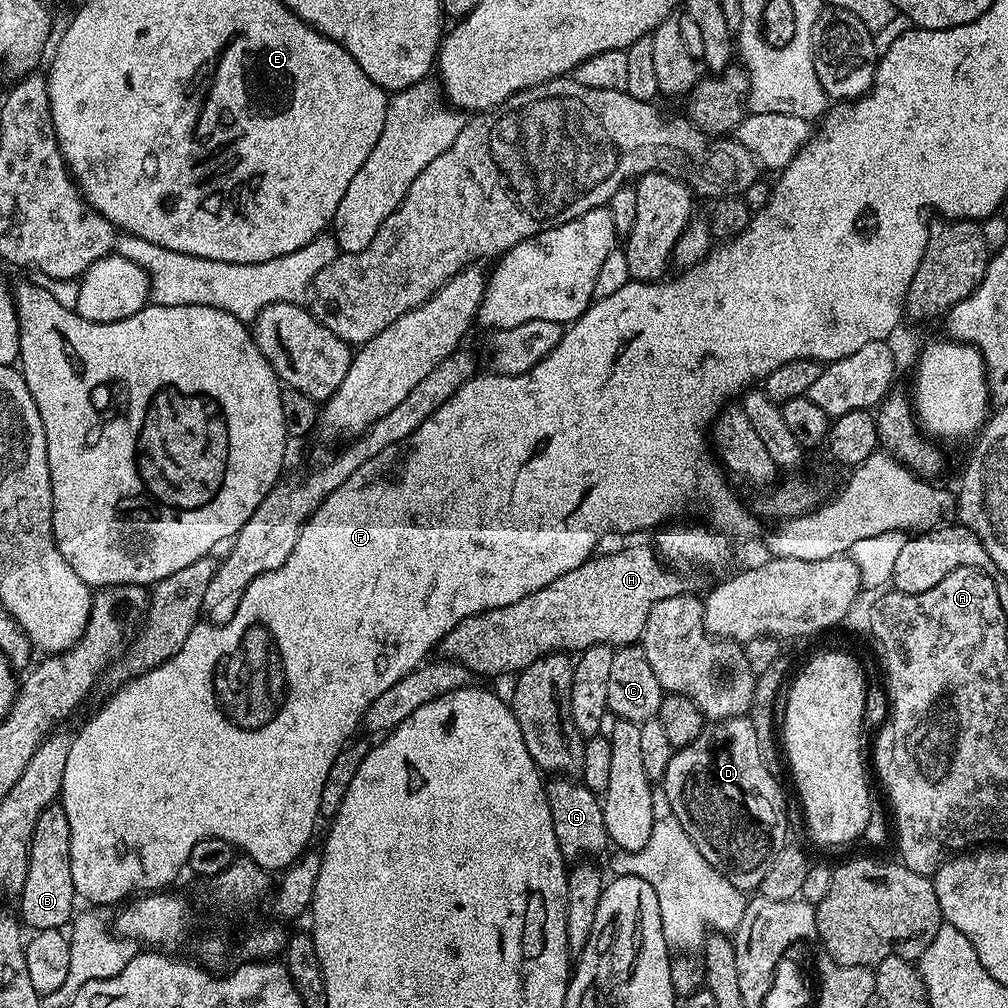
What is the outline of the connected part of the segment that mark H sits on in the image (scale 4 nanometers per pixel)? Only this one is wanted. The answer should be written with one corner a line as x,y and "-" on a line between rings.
624,548
605,556
593,555
591,560
578,566
578,570
570,570
570,574
542,586
542,590
534,590
534,594
510,602
510,606
486,610
458,622
438,645
439,651
444,651
441,652
443,659
454,660
475,675
477,672
480,676
504,676
507,672
519,674
553,652
579,654
595,644
635,645
643,637
646,618
650,618
650,610
654,610
656,603
685,591
684,580
680,577
683,575
665,566
659,555
648,548

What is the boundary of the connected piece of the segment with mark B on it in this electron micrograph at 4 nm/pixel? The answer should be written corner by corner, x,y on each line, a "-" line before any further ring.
63,803
46,806
46,810
42,810
42,814
38,816
28,851
26,882
20,891
18,903
19,919
36,932
63,929
77,911
74,874
70,874
70,818
66,818

